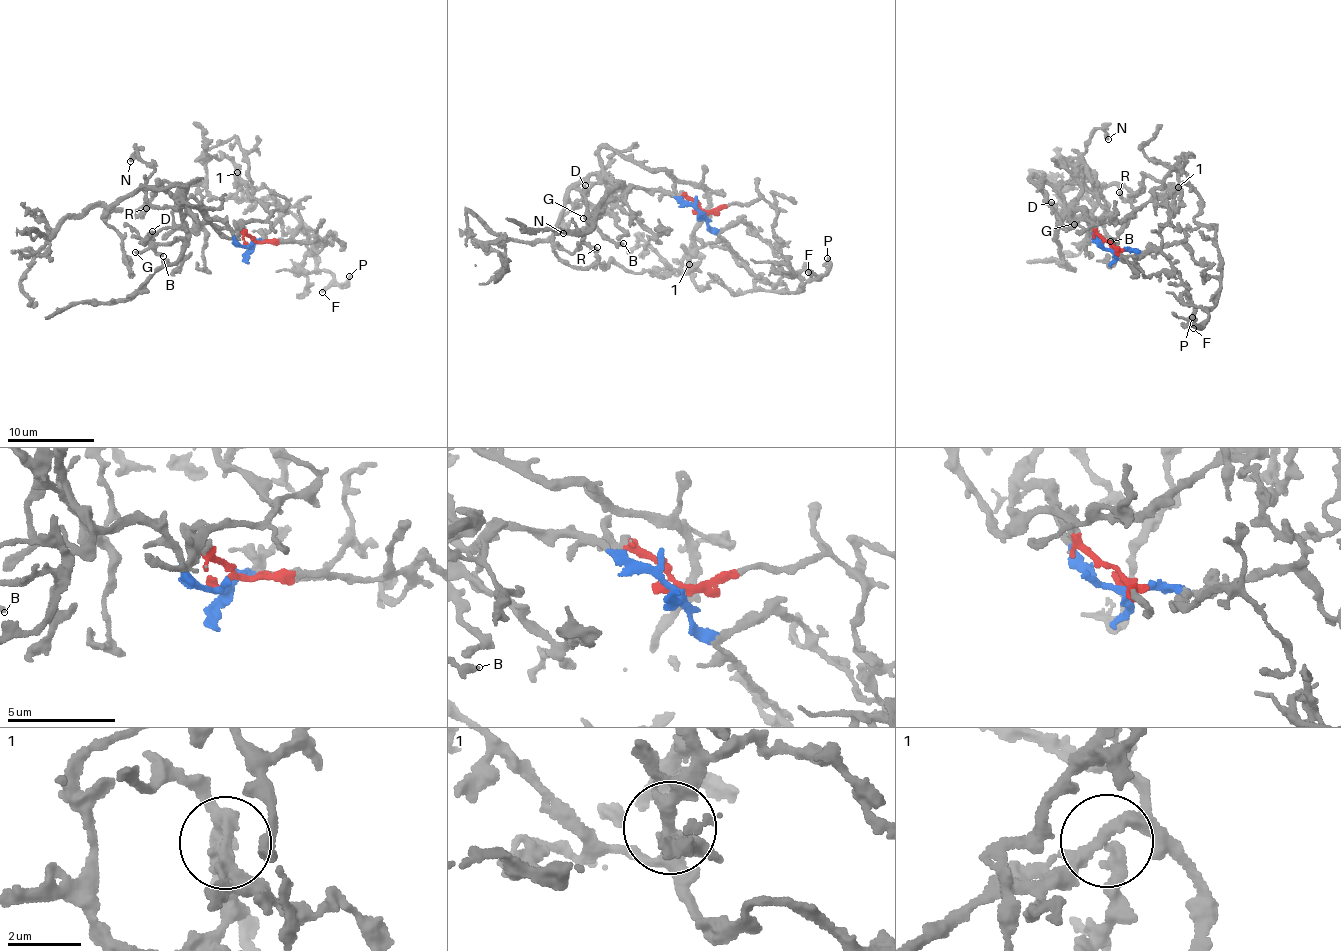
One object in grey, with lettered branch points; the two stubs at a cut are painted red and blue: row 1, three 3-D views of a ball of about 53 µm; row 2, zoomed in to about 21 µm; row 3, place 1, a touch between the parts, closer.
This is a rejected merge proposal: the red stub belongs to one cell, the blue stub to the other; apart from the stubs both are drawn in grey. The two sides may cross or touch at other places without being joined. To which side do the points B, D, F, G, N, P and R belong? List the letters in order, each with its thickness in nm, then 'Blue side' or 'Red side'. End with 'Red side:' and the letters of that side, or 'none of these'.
B: Thickness 320 nm. Red side
D: Thickness 320 nm. Red side
F: Thickness 280 nm. Red side
G: Thickness 320 nm. Blue side
N: Thickness 280 nm. Red side
P: Thickness 300 nm. Red side
R: Thickness 240 nm. Blue side
Red side: B, D, F, N, P

